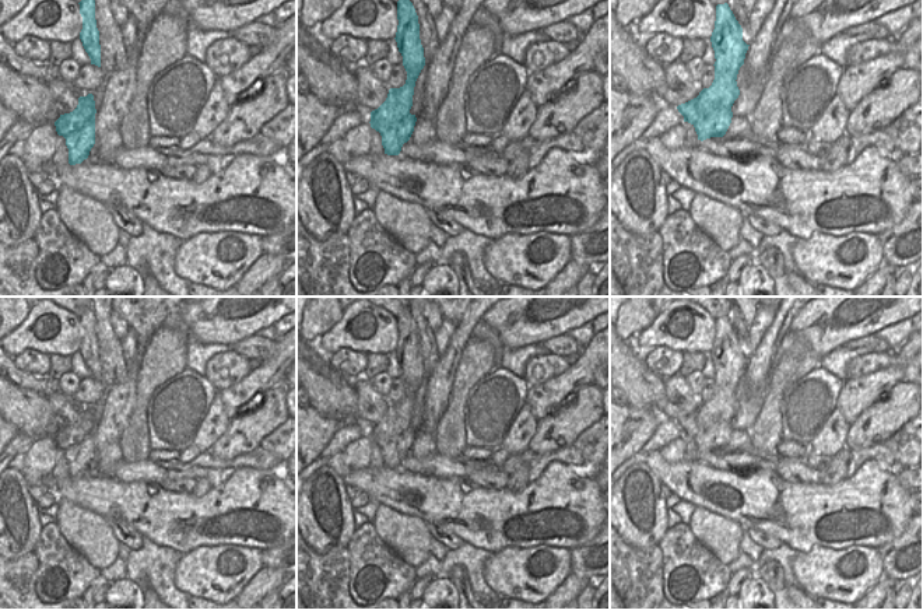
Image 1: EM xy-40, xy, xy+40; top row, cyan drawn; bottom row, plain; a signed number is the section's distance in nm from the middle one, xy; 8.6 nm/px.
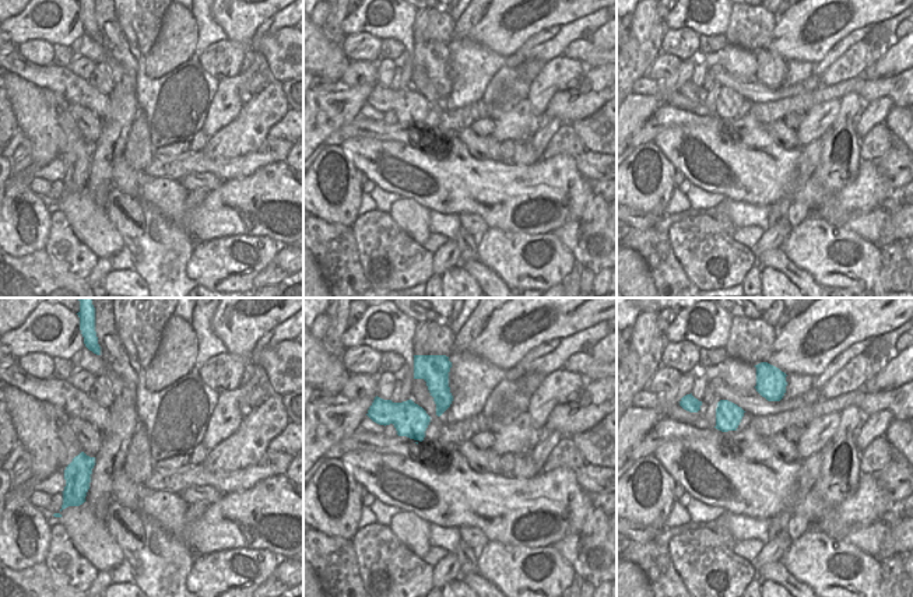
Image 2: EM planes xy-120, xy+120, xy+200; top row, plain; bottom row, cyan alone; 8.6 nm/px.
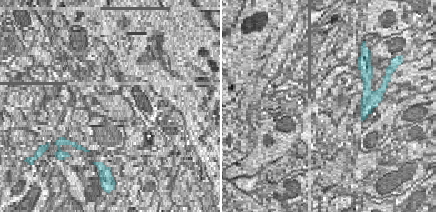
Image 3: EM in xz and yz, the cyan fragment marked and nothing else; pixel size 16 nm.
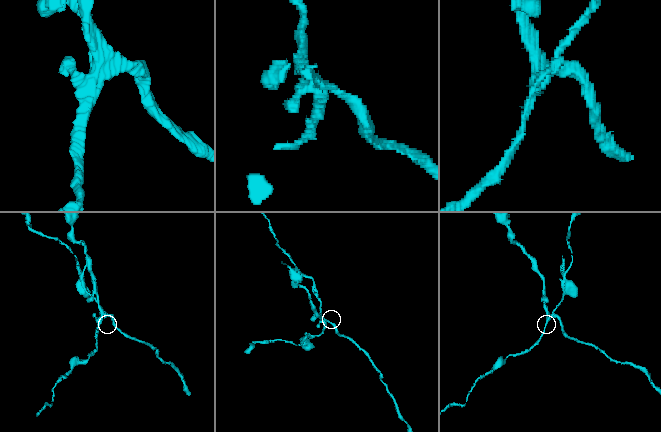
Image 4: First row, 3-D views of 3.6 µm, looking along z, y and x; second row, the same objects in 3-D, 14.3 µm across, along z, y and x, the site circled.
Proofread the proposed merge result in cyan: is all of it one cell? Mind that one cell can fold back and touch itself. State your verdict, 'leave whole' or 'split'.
split

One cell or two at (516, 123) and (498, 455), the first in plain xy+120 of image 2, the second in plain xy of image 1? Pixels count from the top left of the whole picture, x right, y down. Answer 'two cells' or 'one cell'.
two cells

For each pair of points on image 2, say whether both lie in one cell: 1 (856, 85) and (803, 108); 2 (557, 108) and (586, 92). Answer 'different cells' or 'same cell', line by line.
1: same cell
2: same cell

